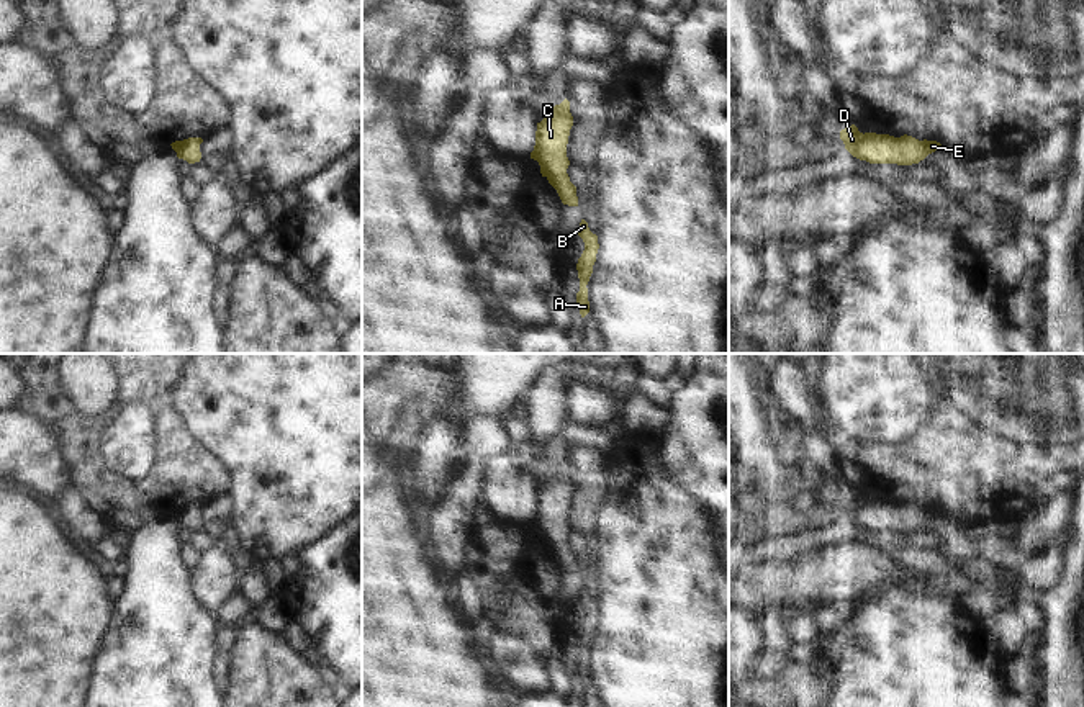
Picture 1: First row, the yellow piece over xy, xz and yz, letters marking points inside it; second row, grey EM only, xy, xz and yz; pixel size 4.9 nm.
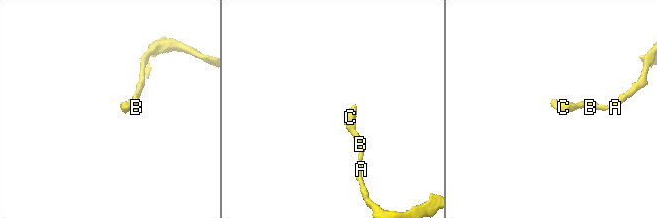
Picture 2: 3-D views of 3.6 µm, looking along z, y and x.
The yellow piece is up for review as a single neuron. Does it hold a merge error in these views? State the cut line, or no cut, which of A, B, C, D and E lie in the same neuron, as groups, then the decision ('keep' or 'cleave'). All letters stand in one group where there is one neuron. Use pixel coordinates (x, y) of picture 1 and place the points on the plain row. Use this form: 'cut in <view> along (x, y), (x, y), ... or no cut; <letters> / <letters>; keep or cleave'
no cut; A B C D E; keep

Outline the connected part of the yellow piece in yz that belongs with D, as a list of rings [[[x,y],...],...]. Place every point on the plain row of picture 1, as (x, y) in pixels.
[[[855,491],[842,496],[840,506],[853,524],[869,530],[912,532],[943,514],[937,507],[919,507],[907,501],[901,504],[876,499],[863,501]]]

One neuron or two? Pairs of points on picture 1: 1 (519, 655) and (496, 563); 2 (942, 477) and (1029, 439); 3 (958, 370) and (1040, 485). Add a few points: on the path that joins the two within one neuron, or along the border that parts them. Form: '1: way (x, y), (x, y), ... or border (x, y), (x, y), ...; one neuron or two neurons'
1: border (496, 630), (523, 639), (542, 660); two neurons
2: way (963, 462), (983, 454), (998, 439), (1007, 439); one neuron
3: way (986, 398), (1002, 414), (1002, 447), (1012, 457); one neuron

